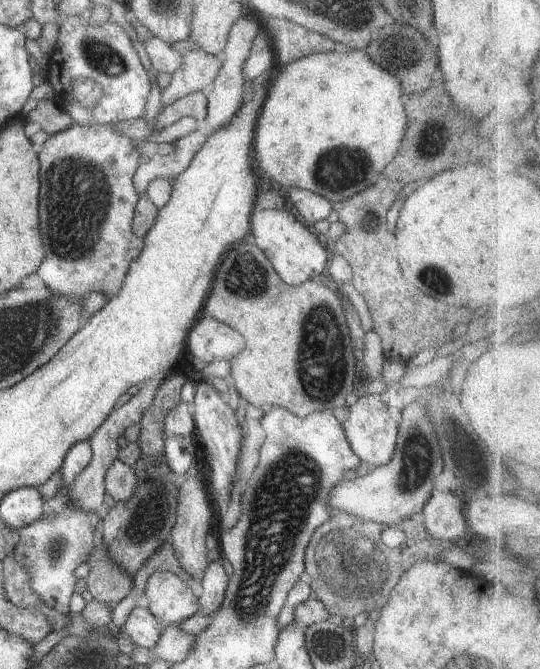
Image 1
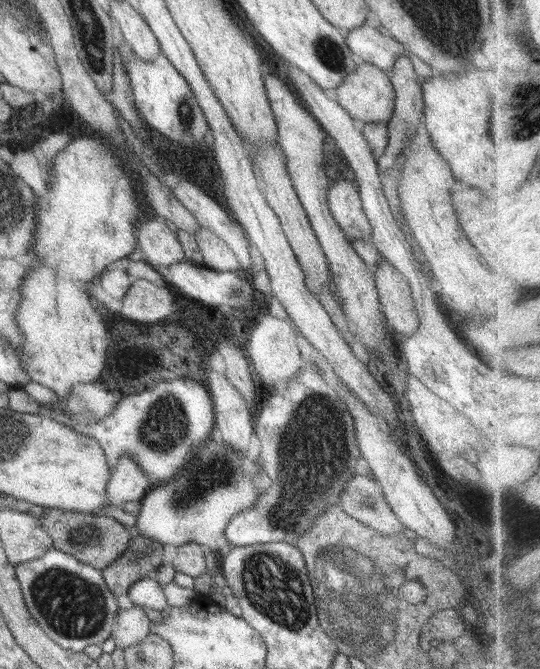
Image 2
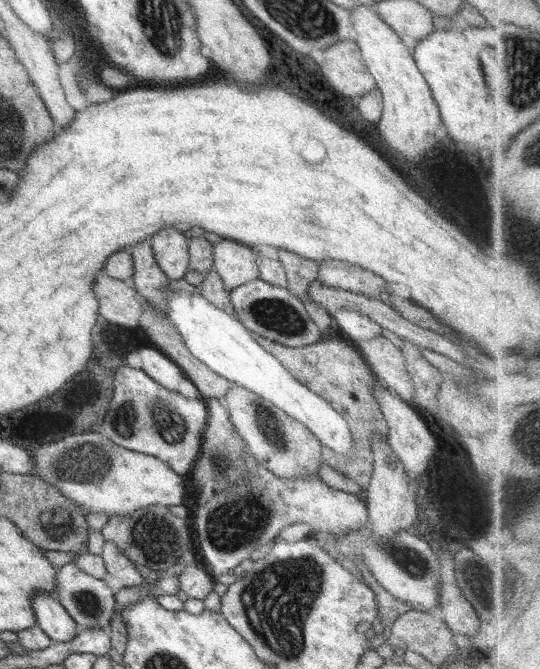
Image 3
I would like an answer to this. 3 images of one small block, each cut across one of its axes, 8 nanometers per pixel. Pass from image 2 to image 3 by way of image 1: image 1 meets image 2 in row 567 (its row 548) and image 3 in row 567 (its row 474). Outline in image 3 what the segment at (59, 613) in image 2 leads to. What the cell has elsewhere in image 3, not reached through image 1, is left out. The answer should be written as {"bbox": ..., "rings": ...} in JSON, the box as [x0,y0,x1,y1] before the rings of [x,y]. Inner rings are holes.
{"bbox":[55,561,116,628],"rings":[[[72,561],[57,569],[55,590],[57,590],[55,596],[80,628],[110,628],[112,614],[116,608],[116,599],[114,599],[112,589],[103,580],[86,574]]]}

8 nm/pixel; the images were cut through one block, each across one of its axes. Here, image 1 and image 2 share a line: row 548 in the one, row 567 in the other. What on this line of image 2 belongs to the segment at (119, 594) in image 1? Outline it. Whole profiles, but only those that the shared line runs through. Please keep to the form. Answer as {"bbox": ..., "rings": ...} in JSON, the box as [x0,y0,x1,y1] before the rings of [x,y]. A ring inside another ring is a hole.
{"bbox":[38,508,133,571],"rings":[[[45,508],[43,515],[38,518],[41,527],[52,537],[54,548],[101,571],[129,547],[132,537],[133,530],[116,521],[115,517]]]}

